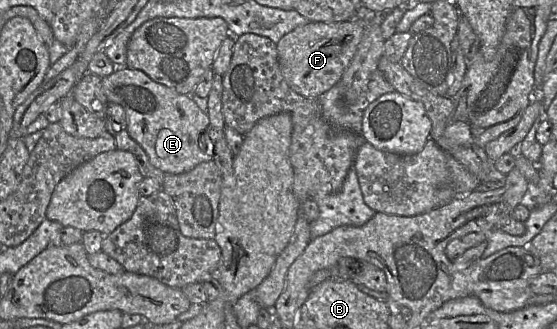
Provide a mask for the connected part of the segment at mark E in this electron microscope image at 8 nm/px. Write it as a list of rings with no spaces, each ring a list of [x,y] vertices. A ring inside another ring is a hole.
[[[127,65],[116,66],[111,75],[102,78],[102,87],[109,103],[123,107],[129,136],[143,148],[150,163],[163,173],[182,174],[199,163],[213,160],[215,143],[206,133],[209,116],[186,94],[179,94],[172,88],[156,83],[143,71],[130,69]]]

